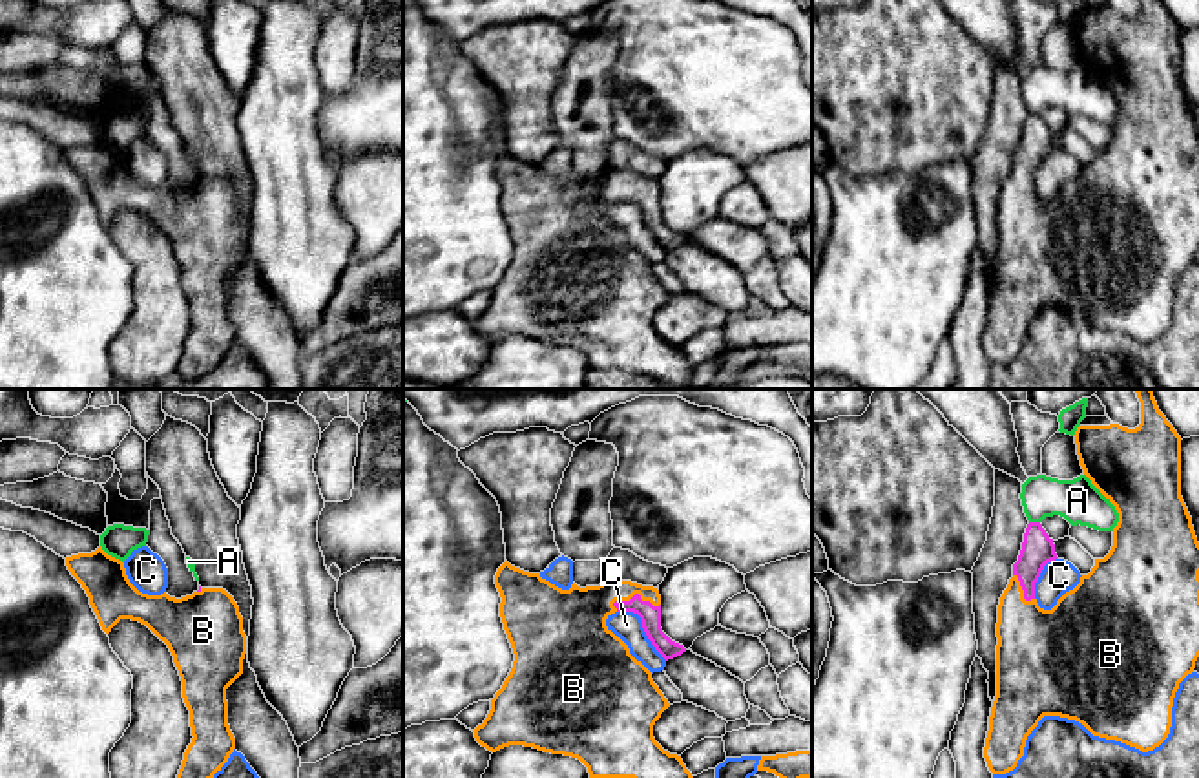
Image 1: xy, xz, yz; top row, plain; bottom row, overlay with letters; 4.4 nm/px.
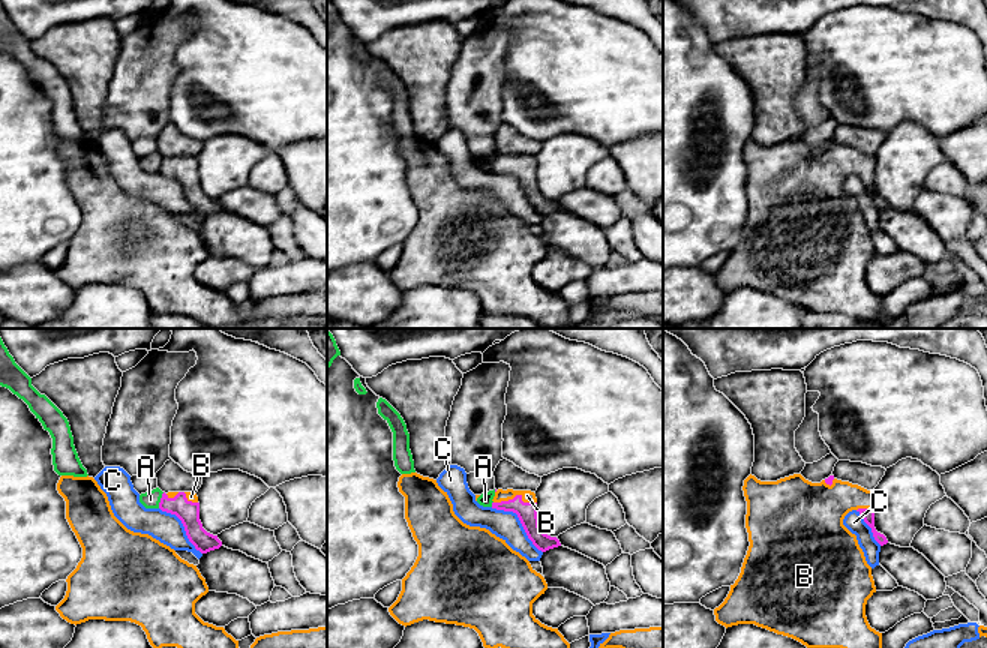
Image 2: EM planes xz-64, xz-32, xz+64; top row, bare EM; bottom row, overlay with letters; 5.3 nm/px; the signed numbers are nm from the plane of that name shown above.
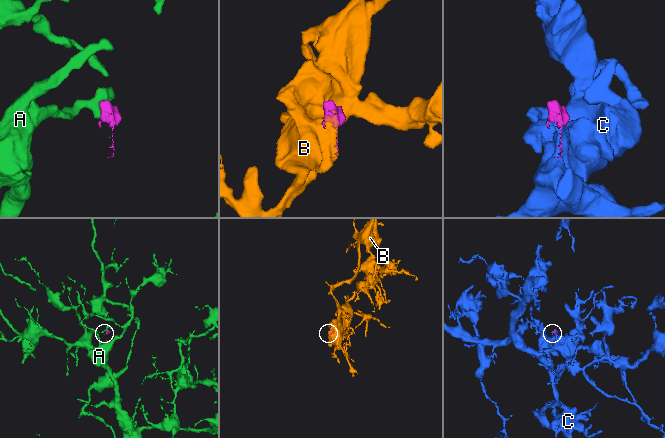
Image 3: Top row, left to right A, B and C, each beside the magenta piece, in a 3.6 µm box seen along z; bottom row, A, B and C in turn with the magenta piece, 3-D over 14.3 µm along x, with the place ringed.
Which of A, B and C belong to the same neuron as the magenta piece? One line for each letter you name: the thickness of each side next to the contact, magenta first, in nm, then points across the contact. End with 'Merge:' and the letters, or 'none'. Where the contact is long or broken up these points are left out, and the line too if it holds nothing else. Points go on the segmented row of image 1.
B: Thickness 90 nm (magenta) against 220 nm
Merge: B

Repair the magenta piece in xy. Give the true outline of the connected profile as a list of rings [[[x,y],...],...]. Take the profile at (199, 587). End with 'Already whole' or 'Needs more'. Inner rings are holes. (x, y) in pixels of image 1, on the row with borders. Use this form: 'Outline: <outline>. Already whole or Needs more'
Outline: [[[102,546],[66,557],[106,634],[120,619],[146,625],[173,656],[190,710],[192,743],[177,778],[214,778],[235,749],[228,725],[226,689],[243,674],[246,636],[234,597],[223,588],[201,588],[175,599],[148,595],[128,579],[124,562]]]. Needs more

